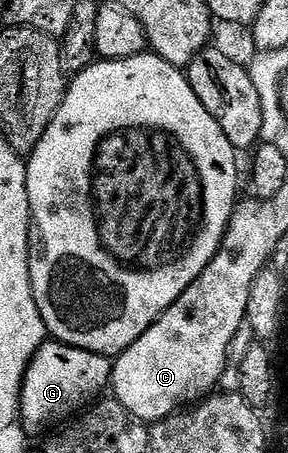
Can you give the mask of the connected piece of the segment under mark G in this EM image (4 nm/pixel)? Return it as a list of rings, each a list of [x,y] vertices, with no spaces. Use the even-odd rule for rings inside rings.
[[[56,340],[46,341],[30,362],[25,373],[25,383],[21,386],[21,420],[26,431],[45,430],[56,422],[64,423],[72,419],[78,412],[84,411],[90,404],[98,401],[104,395],[101,394],[104,390],[106,393],[110,389],[112,376],[113,362],[106,355],[87,352],[83,348],[67,346]]]

